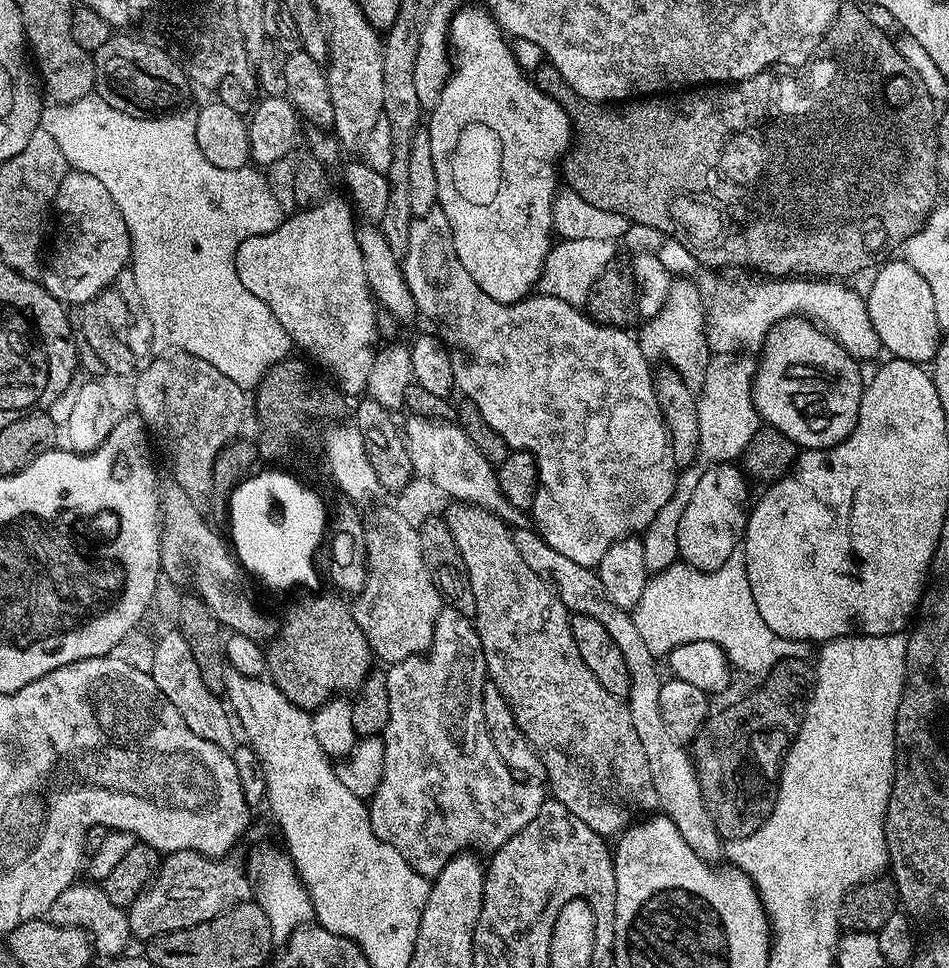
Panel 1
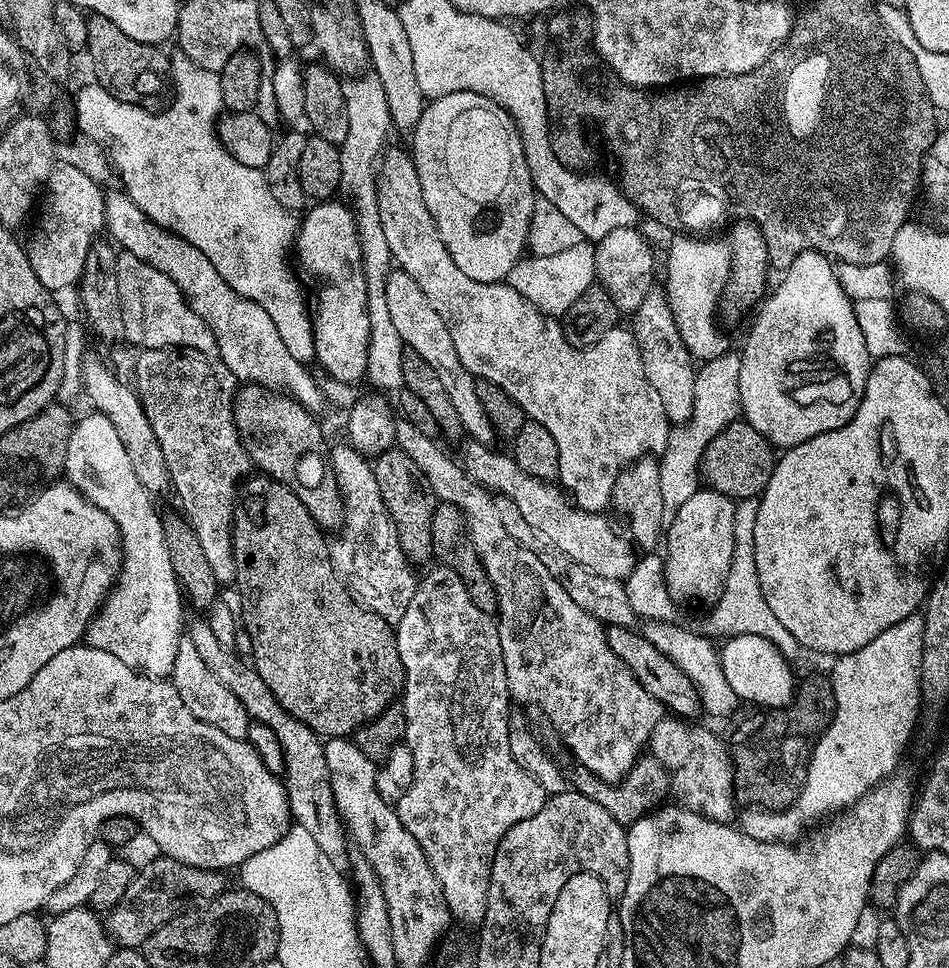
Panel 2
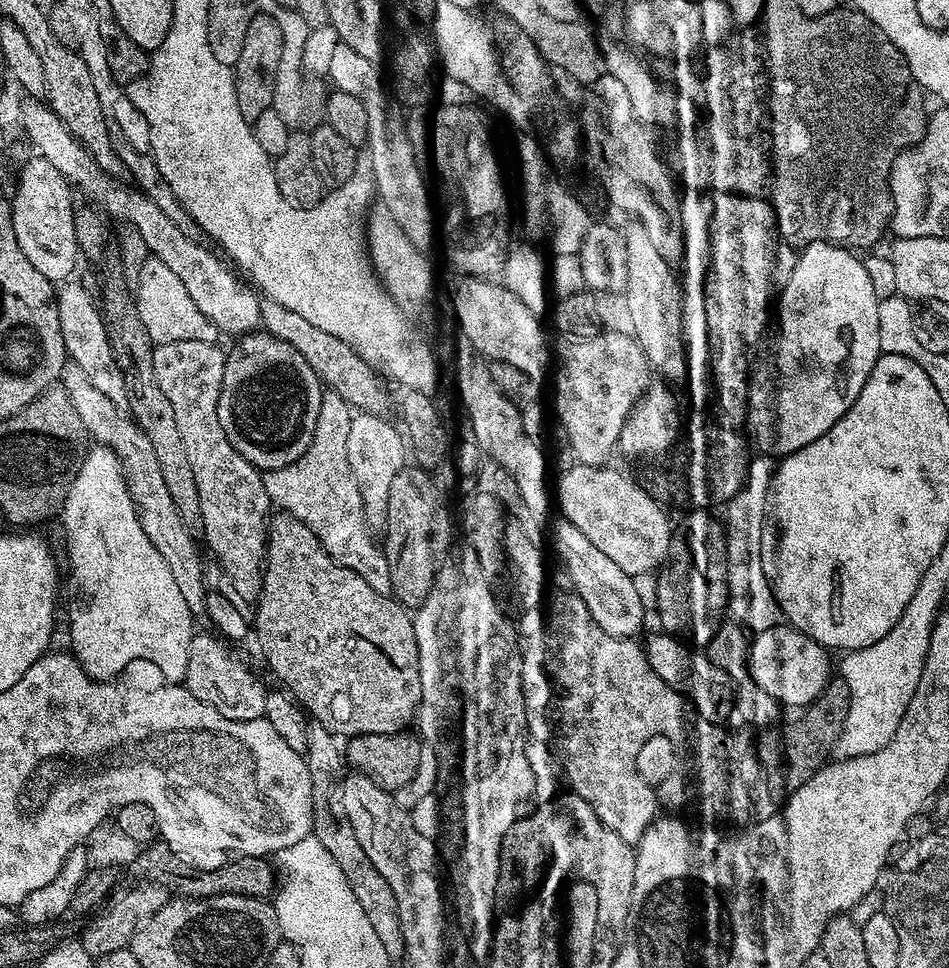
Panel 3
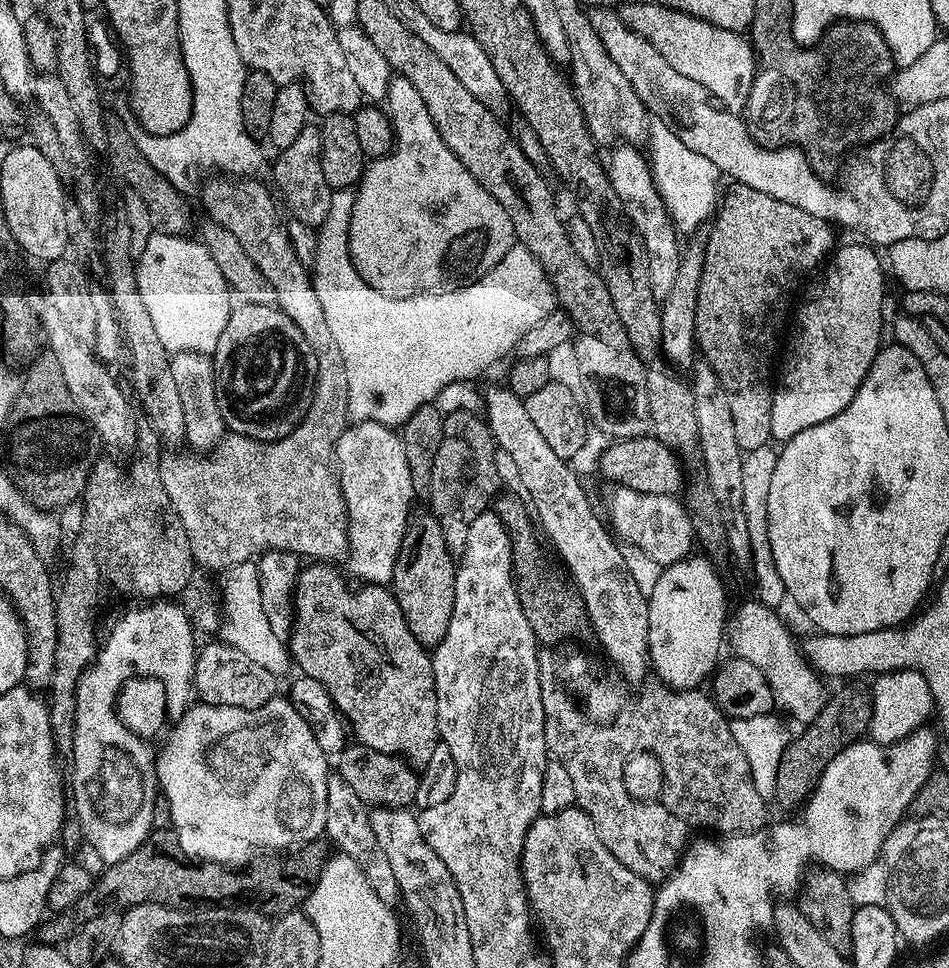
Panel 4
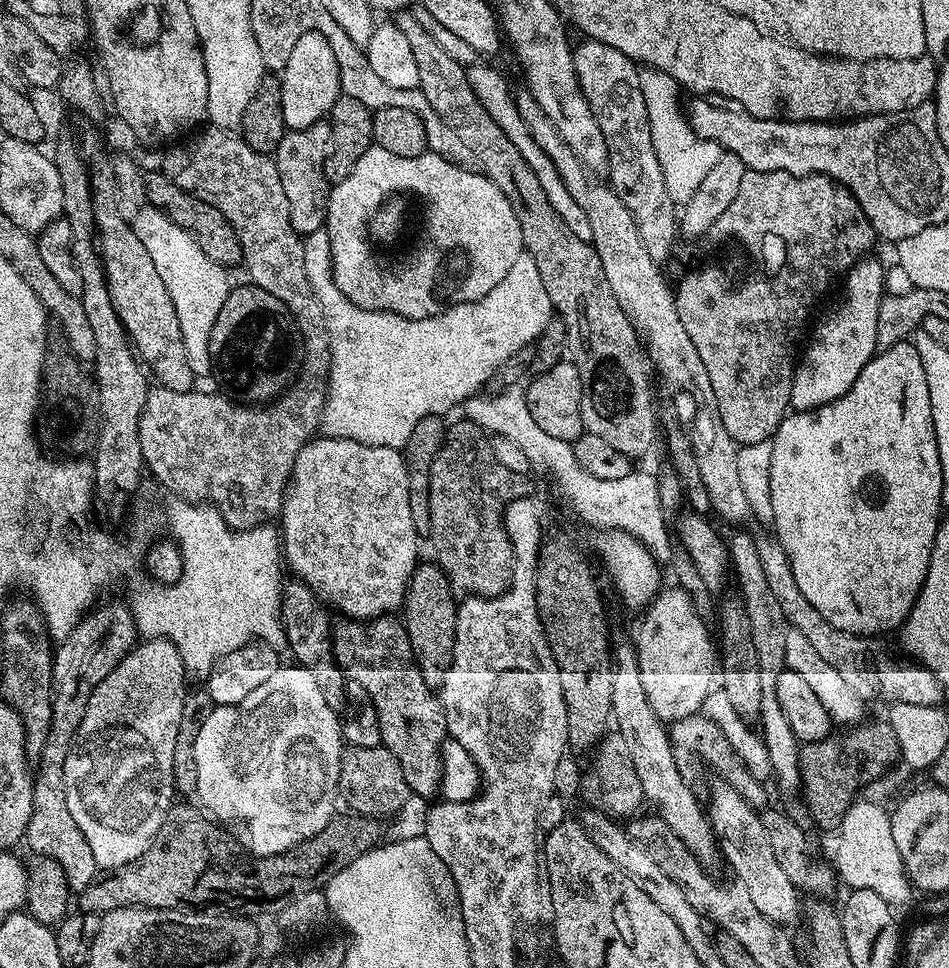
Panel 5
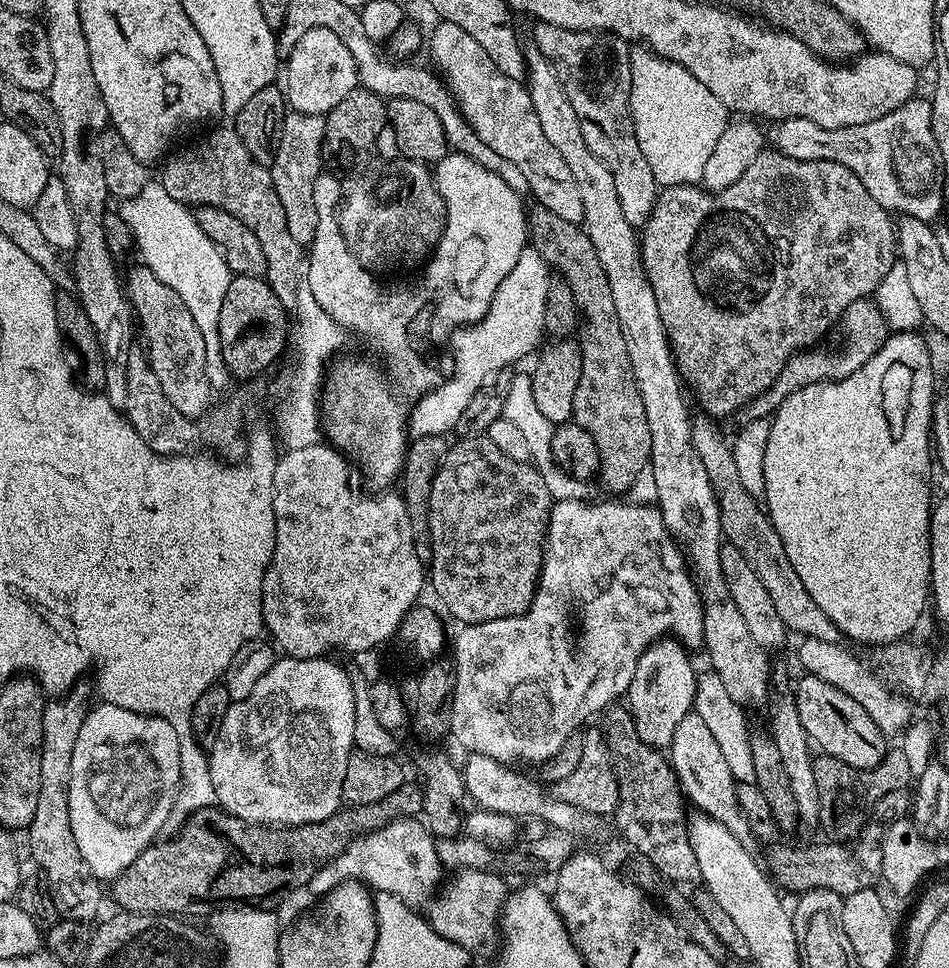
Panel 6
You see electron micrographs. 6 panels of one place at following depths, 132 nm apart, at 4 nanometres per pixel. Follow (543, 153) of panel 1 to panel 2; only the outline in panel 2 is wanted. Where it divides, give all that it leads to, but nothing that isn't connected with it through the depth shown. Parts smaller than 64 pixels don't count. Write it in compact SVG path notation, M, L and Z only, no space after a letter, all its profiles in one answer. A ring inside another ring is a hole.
M456 92L456 100L448 100L443 94L435 97L436 101L439 102L440 108L434 106L434 118L440 116L439 122L448 122L448 128L454 130L450 136L446 138L462 138L462 140L470 140L468 146L472 146L472 166L464 166L462 160L454 160L456 164L456 176L458 176L458 186L460 186L460 192L454 192L452 194L460 194L460 198L450 198L448 202L454 202L450 206L458 206L458 208L450 208L452 212L452 220L450 220L450 244L446 244L446 250L450 250L450 258L454 258L454 262L457 266L463 270L463 272L470 278L474 278L474 282L482 282L483 284L499 284L507 281L510 270L518 263L518 261L525 255L528 247L528 234L531 226L531 216L534 214L535 204L538 199L538 193L532 186L532 179L530 178L530 170L526 166L526 154L522 150L522 138L520 137L520 131L516 129L516 124L510 118L510 114L502 106L498 106L490 98L485 96L480 100L472 100L472 92Z

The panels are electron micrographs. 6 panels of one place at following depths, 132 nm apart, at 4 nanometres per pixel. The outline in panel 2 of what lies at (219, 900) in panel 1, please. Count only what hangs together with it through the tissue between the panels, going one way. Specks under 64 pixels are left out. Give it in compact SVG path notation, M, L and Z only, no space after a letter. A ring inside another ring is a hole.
M160 854L157 860L149 862L136 873L134 882L126 886L119 902L112 907L106 916L108 935L120 948L139 949L167 920L173 920L189 906L197 902L207 902L215 896L222 895L229 887L223 871L210 868L195 868Z

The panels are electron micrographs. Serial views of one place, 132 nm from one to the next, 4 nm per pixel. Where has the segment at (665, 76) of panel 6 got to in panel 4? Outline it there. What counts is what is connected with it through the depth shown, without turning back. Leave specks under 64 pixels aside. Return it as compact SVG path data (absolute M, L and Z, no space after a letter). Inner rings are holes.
M653 119L648 125L650 137L650 163L652 166L652 180L656 183L656 189L664 203L677 233L692 232L699 224L707 225L710 217L718 206L716 191L720 188L722 173L710 158L702 158L702 154L694 154L682 138L672 133L664 120Z

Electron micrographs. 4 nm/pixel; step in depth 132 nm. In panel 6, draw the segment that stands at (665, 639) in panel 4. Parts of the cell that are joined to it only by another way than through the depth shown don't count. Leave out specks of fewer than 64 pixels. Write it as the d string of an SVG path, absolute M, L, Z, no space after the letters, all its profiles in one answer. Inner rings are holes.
M675 638L656 640L638 658L626 695L636 736L650 748L664 750L671 744L674 729L687 712L693 711L697 670L692 669L689 649Z

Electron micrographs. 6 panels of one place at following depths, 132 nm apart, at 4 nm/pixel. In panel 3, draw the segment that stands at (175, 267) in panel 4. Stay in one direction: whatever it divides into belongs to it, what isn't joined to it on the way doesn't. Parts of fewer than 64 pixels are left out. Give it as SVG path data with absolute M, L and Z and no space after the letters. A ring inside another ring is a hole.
M150 258L144 263L134 295L142 326L146 326L146 334L150 334L153 345L179 342L183 339L208 340L213 335L211 322L202 314L202 310L198 310L198 306L194 306L194 298L186 294L186 286L178 282L178 277L166 267L166 262Z

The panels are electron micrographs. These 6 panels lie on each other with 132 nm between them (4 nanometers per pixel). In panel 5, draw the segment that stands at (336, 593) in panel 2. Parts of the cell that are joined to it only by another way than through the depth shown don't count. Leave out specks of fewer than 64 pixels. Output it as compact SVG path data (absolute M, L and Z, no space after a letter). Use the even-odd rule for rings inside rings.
M385 614L375 620L340 618L331 625L332 655L349 681L360 684L373 700L380 743L398 758L413 797L436 796L443 778L441 744L448 736L439 695L422 678L412 659L410 638L399 619Z

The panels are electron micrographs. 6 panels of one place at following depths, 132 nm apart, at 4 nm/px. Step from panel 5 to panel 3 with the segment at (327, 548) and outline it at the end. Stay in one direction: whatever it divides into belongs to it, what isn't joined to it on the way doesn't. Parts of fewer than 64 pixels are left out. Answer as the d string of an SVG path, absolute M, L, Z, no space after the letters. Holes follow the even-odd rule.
M361 411L353 415L350 422L350 438L346 438L346 454L350 470L358 482L358 490L364 503L364 520L369 529L380 530L388 522L388 503L390 502L390 485L406 464L406 440L401 429L396 428L379 414Z

